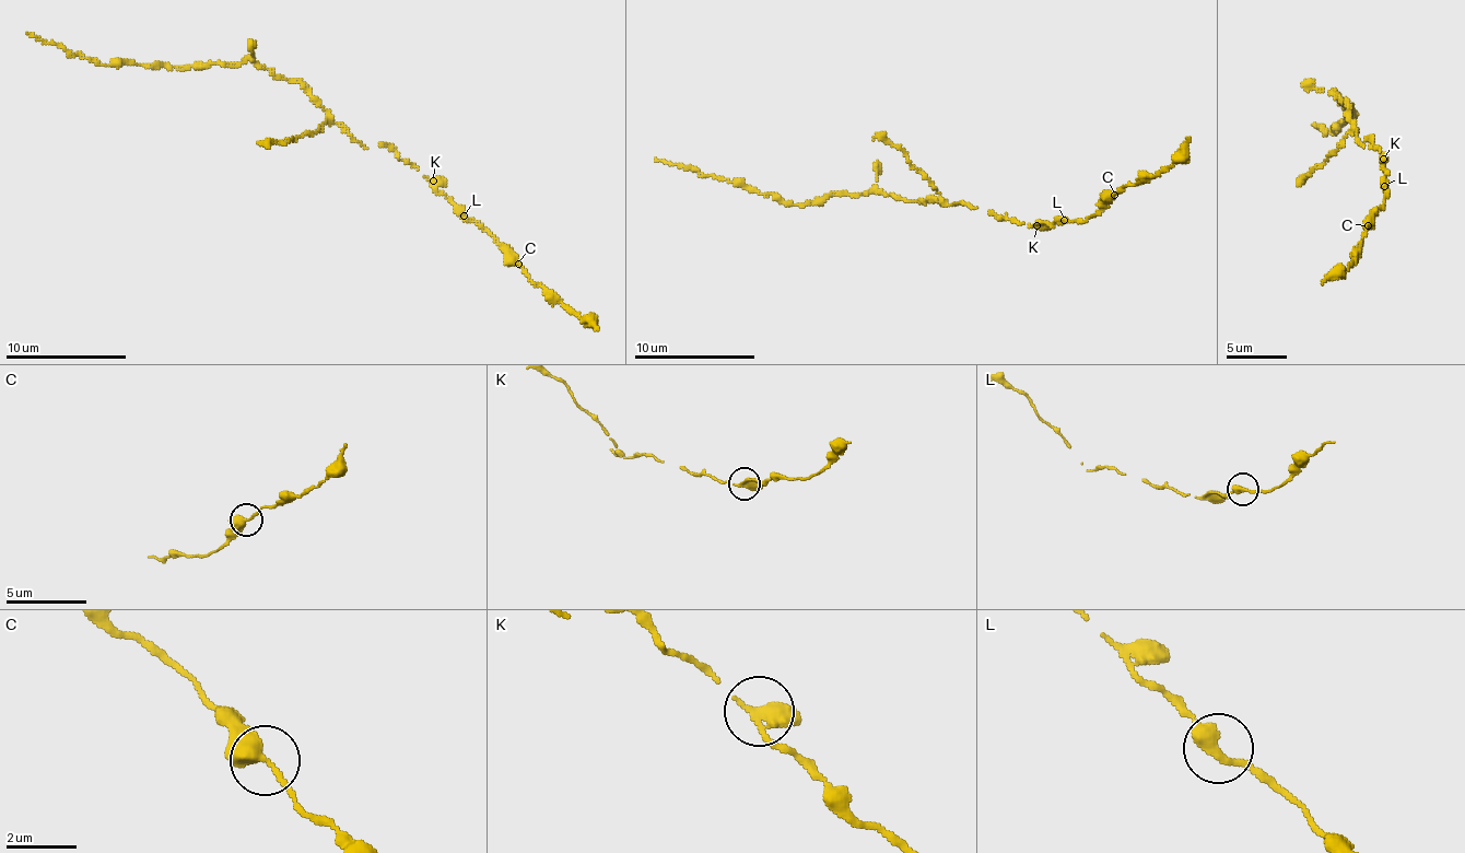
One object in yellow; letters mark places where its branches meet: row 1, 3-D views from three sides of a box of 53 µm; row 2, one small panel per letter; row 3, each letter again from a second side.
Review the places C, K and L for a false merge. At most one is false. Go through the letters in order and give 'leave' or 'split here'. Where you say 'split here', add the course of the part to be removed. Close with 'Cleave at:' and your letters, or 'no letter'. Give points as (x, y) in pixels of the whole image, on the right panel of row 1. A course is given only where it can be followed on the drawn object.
C: leave
K: leave
L: leave
Cleave at: no letter

